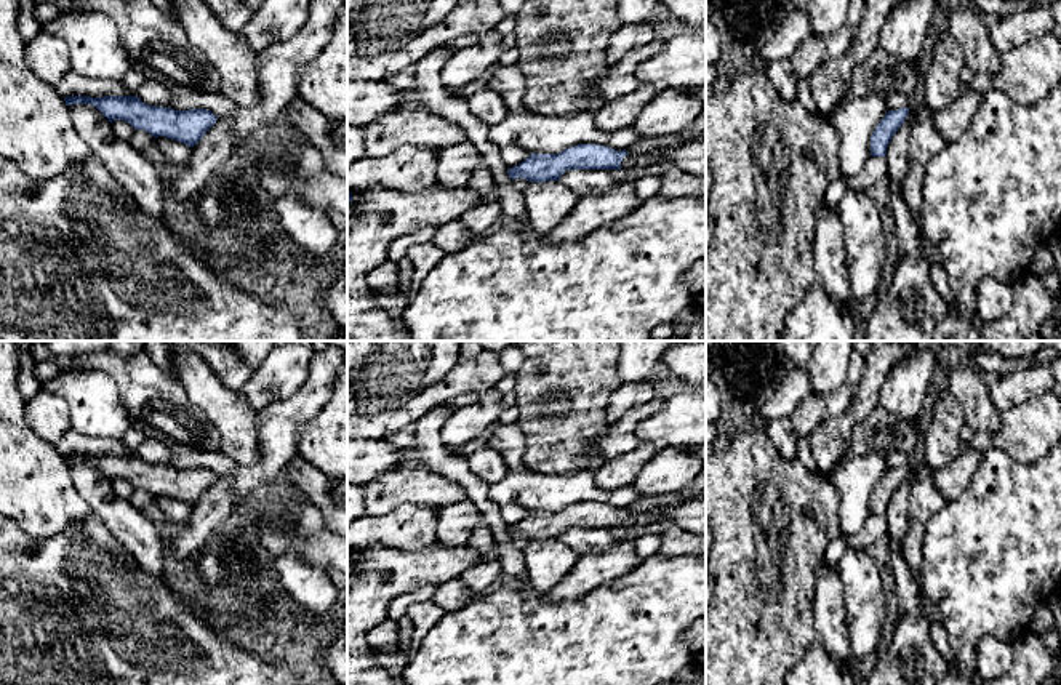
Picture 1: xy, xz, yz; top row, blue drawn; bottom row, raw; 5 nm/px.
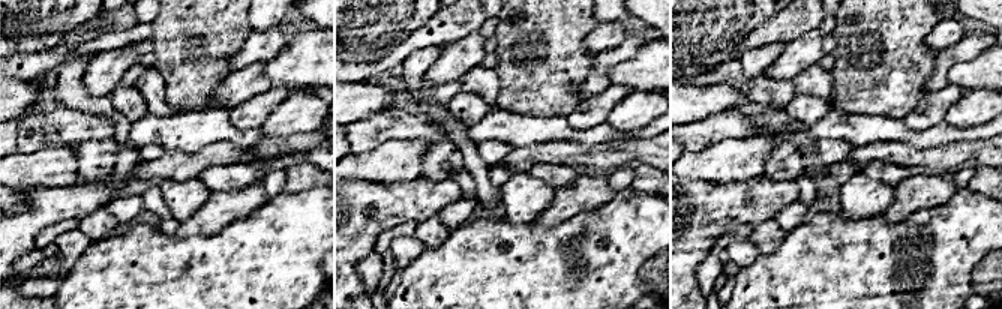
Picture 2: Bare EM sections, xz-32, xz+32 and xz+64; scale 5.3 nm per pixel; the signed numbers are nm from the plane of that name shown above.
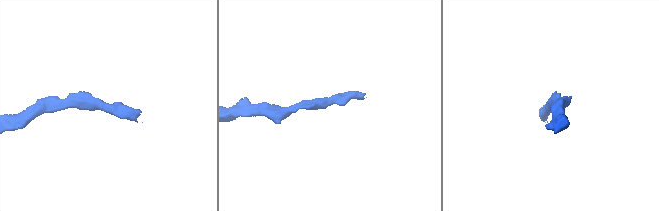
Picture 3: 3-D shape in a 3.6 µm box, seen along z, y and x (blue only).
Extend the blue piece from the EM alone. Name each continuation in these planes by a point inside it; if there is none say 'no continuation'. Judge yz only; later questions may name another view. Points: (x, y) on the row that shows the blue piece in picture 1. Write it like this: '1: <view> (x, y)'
no continuation

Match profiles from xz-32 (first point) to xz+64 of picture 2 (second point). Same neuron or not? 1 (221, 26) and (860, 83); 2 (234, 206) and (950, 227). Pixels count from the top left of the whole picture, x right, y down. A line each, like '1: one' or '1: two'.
1: one
2: two

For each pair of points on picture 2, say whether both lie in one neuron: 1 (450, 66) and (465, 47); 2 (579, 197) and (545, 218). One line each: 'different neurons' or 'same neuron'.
1: same neuron
2: same neuron

